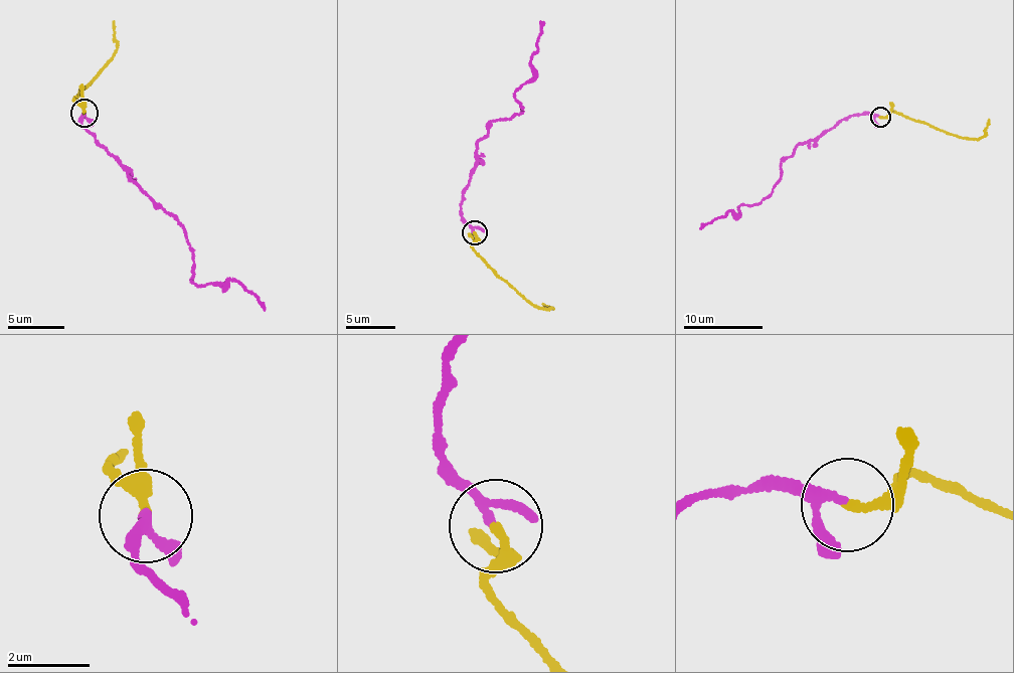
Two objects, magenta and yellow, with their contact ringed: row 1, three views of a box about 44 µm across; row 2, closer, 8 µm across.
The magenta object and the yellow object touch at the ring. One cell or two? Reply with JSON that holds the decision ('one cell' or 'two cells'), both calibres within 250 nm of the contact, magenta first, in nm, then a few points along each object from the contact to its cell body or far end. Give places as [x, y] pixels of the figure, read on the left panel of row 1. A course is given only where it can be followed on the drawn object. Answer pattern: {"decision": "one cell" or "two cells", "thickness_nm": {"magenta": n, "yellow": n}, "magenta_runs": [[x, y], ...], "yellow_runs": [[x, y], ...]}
{"decision": "two cells", "thickness_nm": {"magenta": 170, "yellow": 220}, "magenta_runs": [[85, 110], [83, 130], [183, 228], [195, 264], [193, 283], [220, 285], [236, 280], [265, 309]], "yellow_runs": [[85, 113], [72, 97], [98, 74], [117, 46], [113, 21]]}

